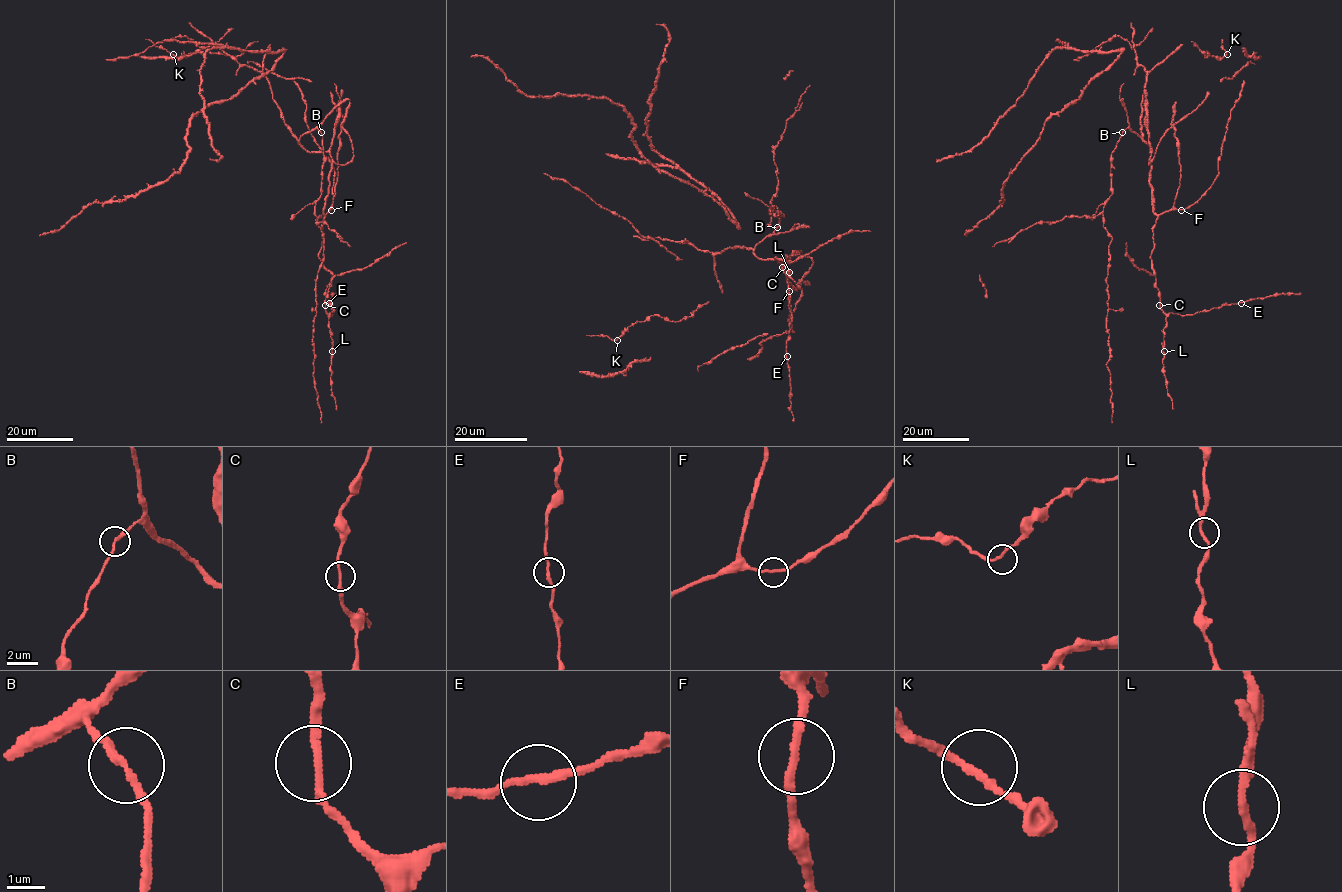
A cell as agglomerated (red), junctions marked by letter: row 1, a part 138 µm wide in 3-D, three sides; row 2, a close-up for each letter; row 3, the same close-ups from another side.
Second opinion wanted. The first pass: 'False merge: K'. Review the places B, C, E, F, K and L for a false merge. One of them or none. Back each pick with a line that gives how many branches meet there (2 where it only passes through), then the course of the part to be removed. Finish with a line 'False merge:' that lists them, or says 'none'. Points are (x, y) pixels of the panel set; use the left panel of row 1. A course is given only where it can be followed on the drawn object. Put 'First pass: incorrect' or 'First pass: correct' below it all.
False merge: none
First pass: incorrect

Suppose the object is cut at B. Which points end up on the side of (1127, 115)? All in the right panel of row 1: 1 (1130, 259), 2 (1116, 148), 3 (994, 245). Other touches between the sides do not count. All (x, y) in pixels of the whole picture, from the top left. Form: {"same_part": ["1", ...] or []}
{"same_part": ["1"]}

